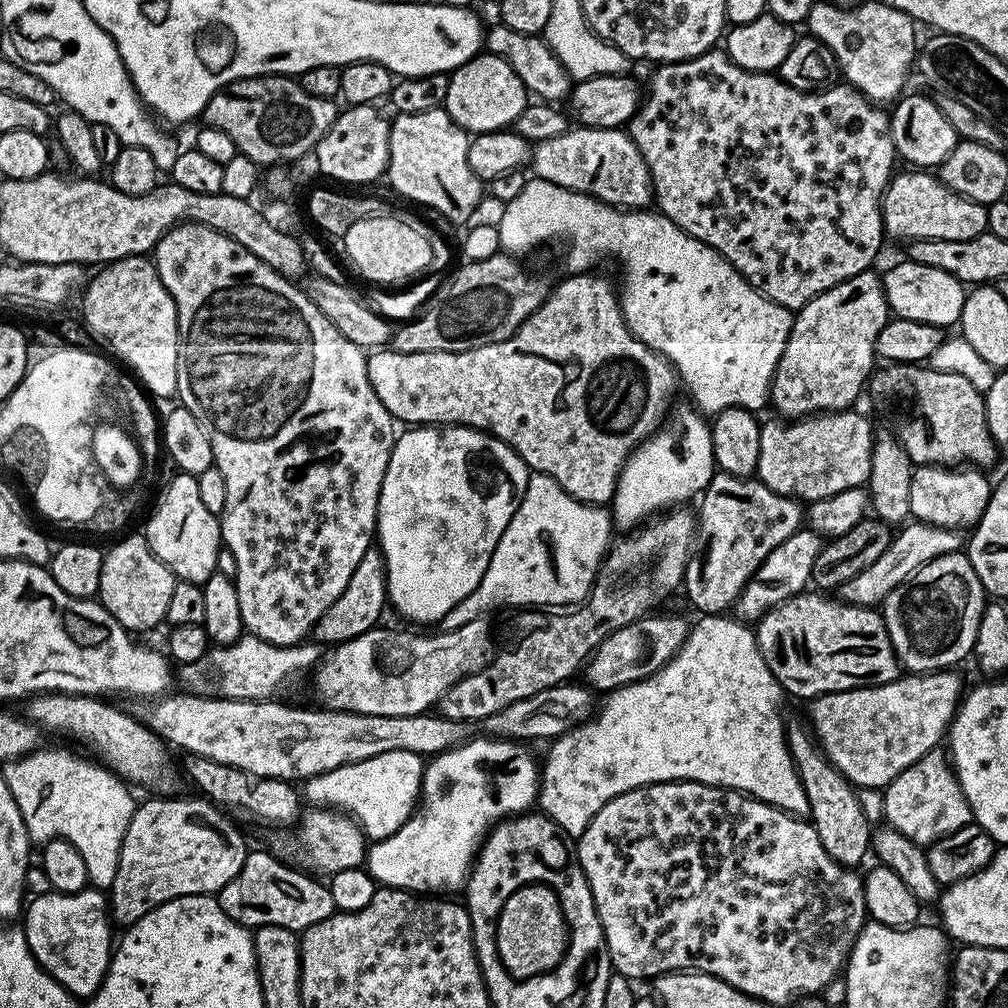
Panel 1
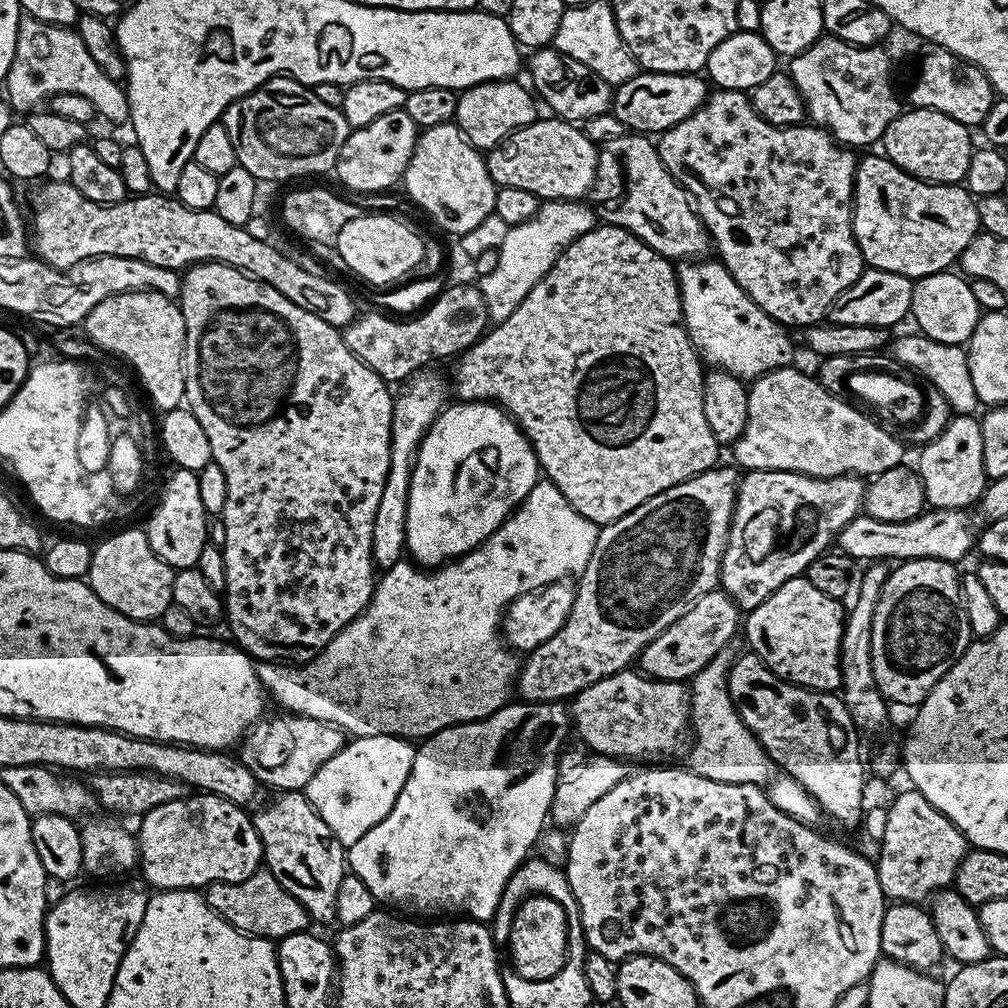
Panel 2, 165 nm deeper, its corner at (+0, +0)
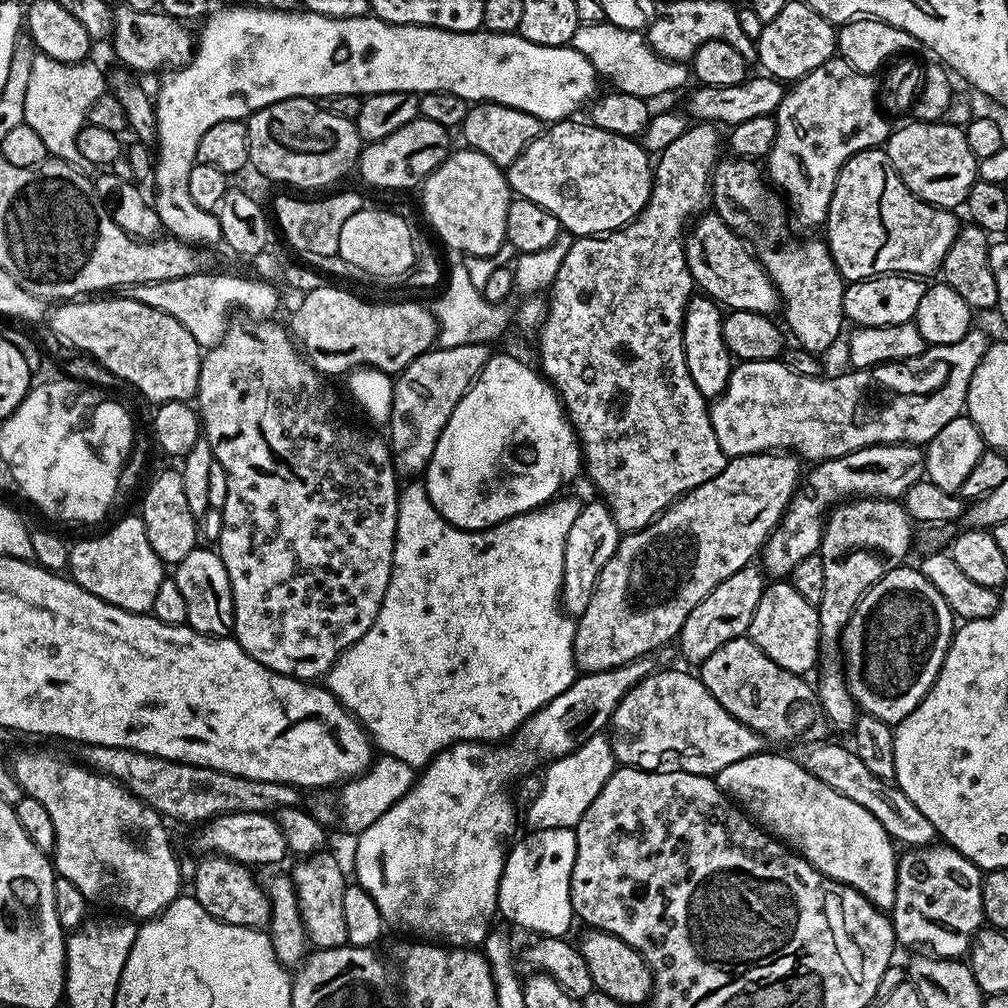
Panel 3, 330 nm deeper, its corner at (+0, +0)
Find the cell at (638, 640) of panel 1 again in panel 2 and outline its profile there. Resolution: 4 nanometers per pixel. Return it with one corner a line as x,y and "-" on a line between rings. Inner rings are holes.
722,590
707,592
698,598
654,642
650,642
641,650
638,657
638,668
643,675
653,680
691,681
693,676
701,672
719,652
725,651
728,643
735,638
742,624
742,612

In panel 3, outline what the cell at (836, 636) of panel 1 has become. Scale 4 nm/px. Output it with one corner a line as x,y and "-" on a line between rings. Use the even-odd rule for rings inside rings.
772,582
758,598
758,610
754,610
746,633
747,639
756,643
782,670
808,674
821,659
820,623
816,605
806,602
790,582

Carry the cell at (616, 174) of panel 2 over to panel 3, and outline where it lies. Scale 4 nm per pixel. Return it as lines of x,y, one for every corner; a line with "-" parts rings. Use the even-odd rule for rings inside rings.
705,211
689,227
684,238
684,253
693,285
725,309
733,312
750,310
754,314
770,317
781,311
780,296
767,270
750,251
749,245
733,228
726,226
715,211

